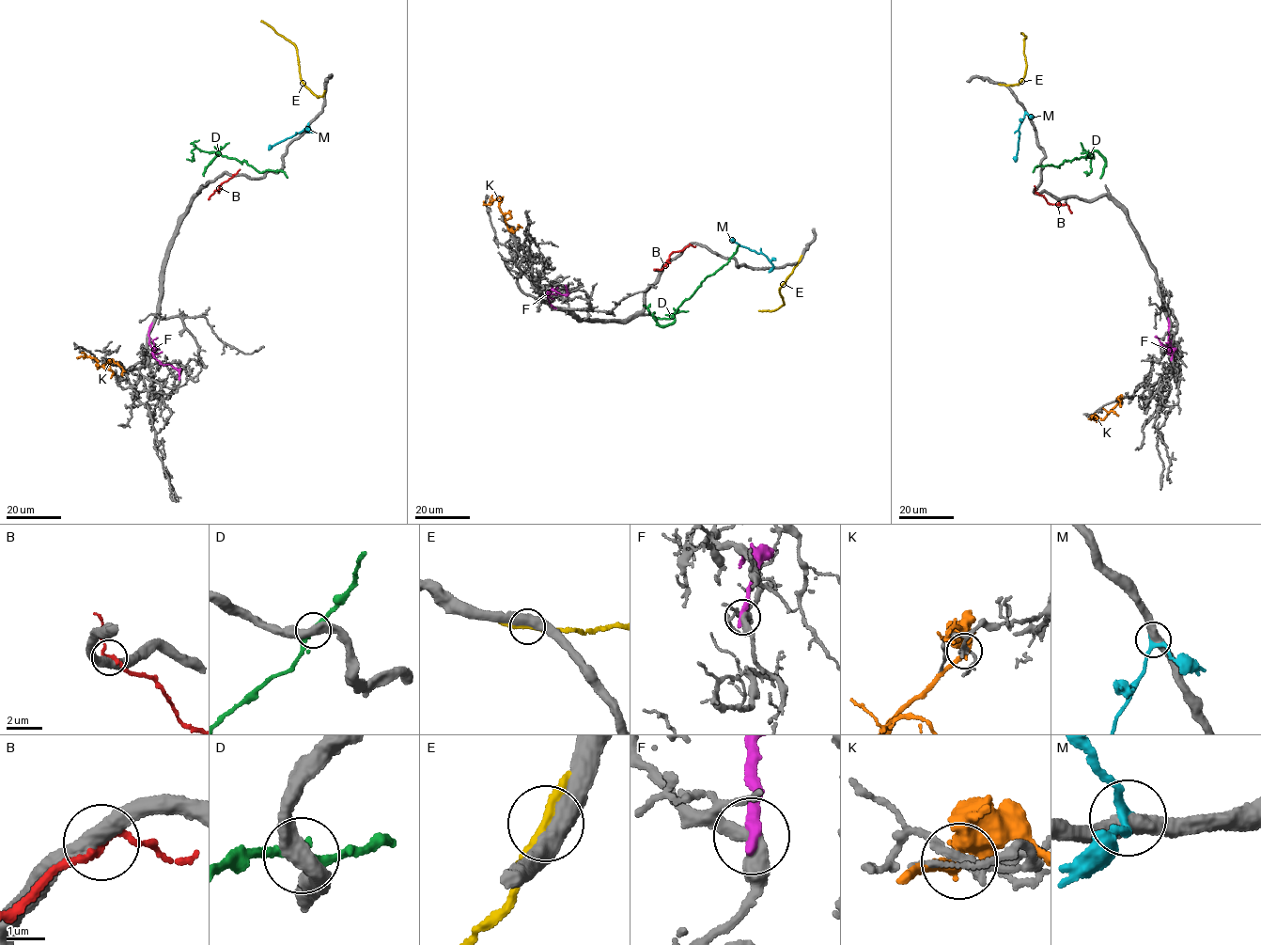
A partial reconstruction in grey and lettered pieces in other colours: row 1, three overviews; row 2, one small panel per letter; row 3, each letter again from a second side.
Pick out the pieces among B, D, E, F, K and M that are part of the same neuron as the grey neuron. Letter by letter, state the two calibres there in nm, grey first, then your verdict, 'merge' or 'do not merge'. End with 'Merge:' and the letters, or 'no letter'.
B: 440 nm thick on the grey side, 200 nm on the other; do not merge
D: 440 nm thick on the grey side, 220 nm on the other; merge
E: 480 nm thick on the grey side, 200 nm on the other; do not merge
F: 380 nm thick on the grey side, 340 nm on the other; do not merge
K: 280 nm thick on the grey side, 360 nm on the other; do not merge
M: 440 nm thick on the grey side, 200 nm on the other; do not merge
Merge: D

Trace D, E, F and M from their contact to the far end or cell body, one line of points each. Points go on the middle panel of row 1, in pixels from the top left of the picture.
D: (730, 258), (704, 278), (669, 319), (654, 318), (643, 306)
E: (800, 259), (779, 292), (784, 304), (771, 311), (758, 310)
F: (566, 286), (565, 294), (552, 289), (549, 292), (549, 302), (556, 308)
M: (773, 267), (766, 256), (740, 246), (730, 238)

